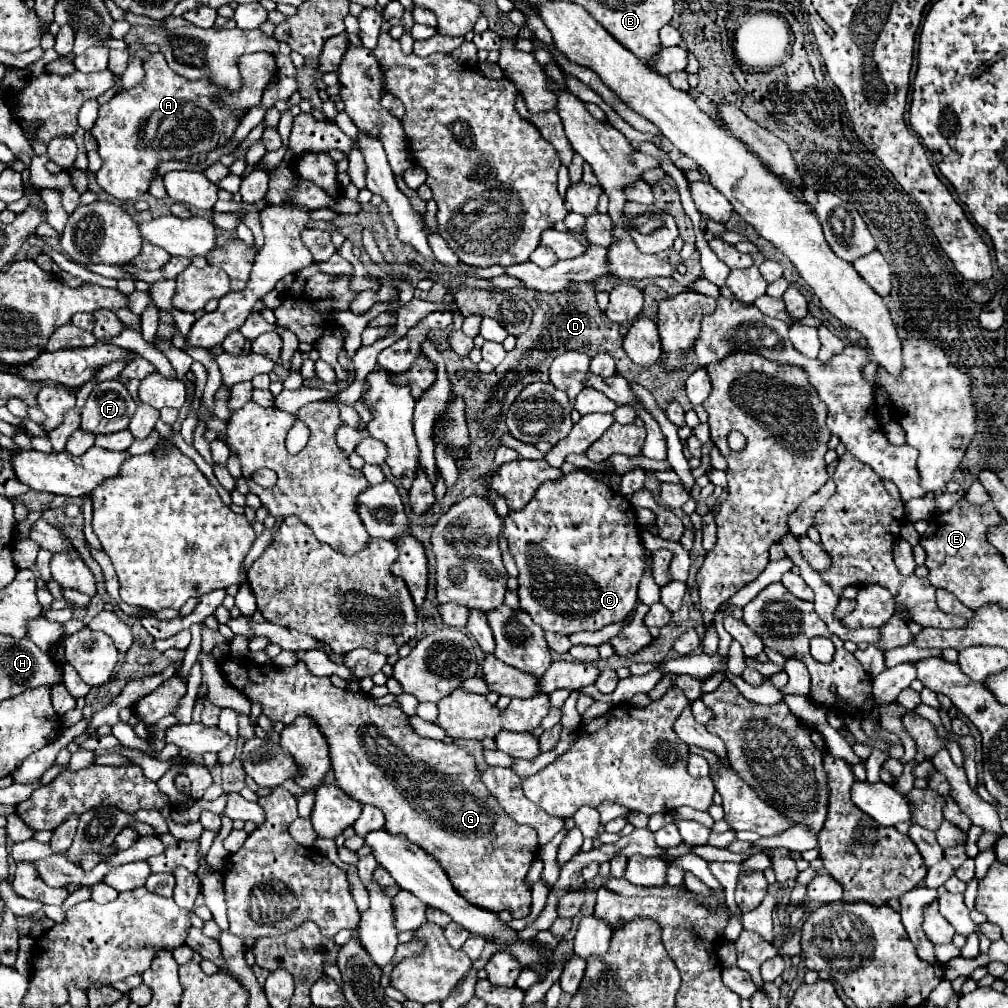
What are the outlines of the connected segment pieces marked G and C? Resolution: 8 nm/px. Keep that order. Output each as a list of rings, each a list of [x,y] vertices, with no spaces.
[[[226,655],[226,661],[218,663],[218,669],[232,689],[242,693],[250,703],[260,703],[262,713],[272,723],[280,721],[290,725],[298,715],[308,715],[330,745],[330,763],[336,785],[358,803],[378,807],[386,817],[384,829],[390,835],[404,835],[408,841],[440,859],[456,891],[460,891],[472,905],[496,913],[506,909],[516,919],[528,915],[532,901],[524,877],[536,859],[536,831],[528,825],[518,825],[504,815],[504,809],[480,783],[474,759],[462,747],[456,747],[452,741],[420,737],[398,703],[380,707],[364,691],[352,693],[348,689],[338,689],[332,685],[330,677],[312,675],[304,661],[282,669],[274,665],[258,665],[248,657]]]
[[[572,471],[556,481],[542,483],[524,509],[510,511],[504,517],[502,535],[520,571],[520,605],[544,631],[562,635],[598,631],[600,627],[622,621],[634,611],[636,589],[644,575],[644,545],[632,503],[606,483],[582,471]]]

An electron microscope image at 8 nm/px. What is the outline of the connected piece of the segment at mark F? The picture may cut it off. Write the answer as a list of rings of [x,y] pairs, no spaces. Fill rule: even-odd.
[[[102,381],[92,389],[82,409],[82,429],[94,435],[118,433],[128,427],[134,413],[136,403],[126,385],[120,381]]]

